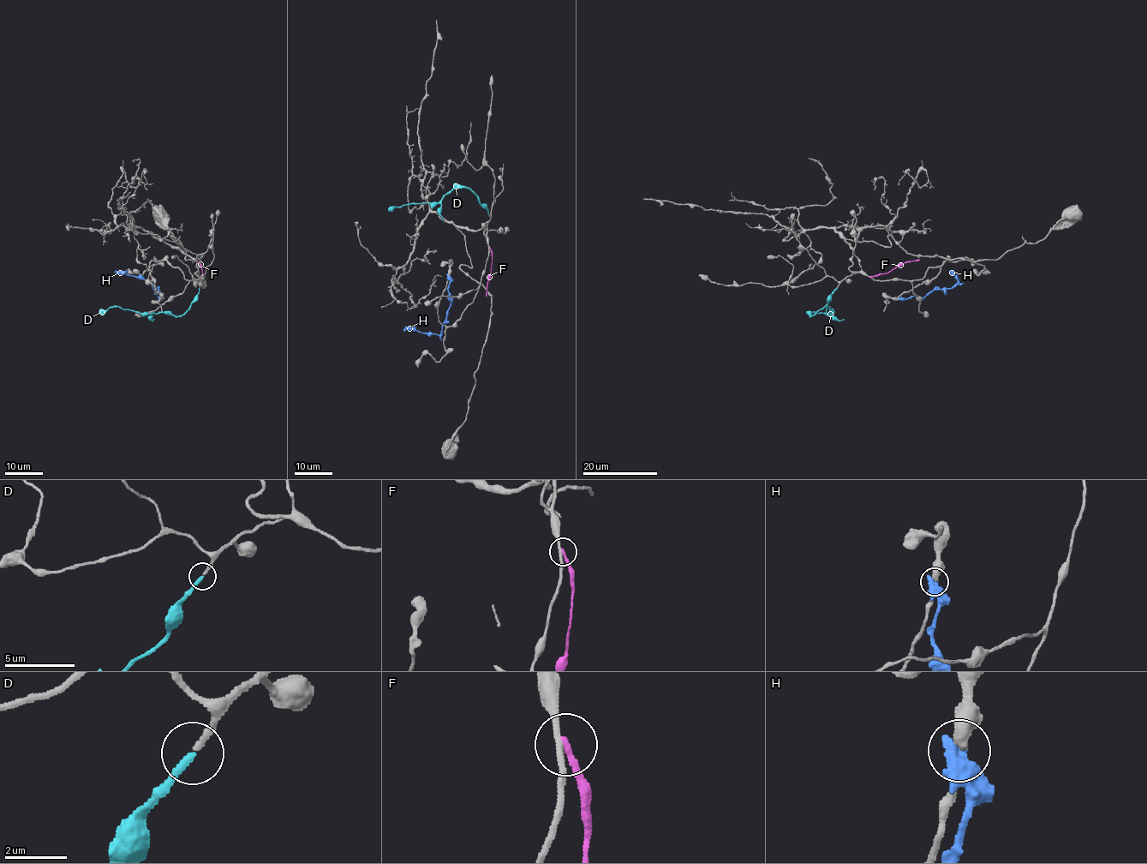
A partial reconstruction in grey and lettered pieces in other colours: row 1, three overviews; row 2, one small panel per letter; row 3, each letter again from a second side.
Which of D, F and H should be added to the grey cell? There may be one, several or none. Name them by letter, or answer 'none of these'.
D

